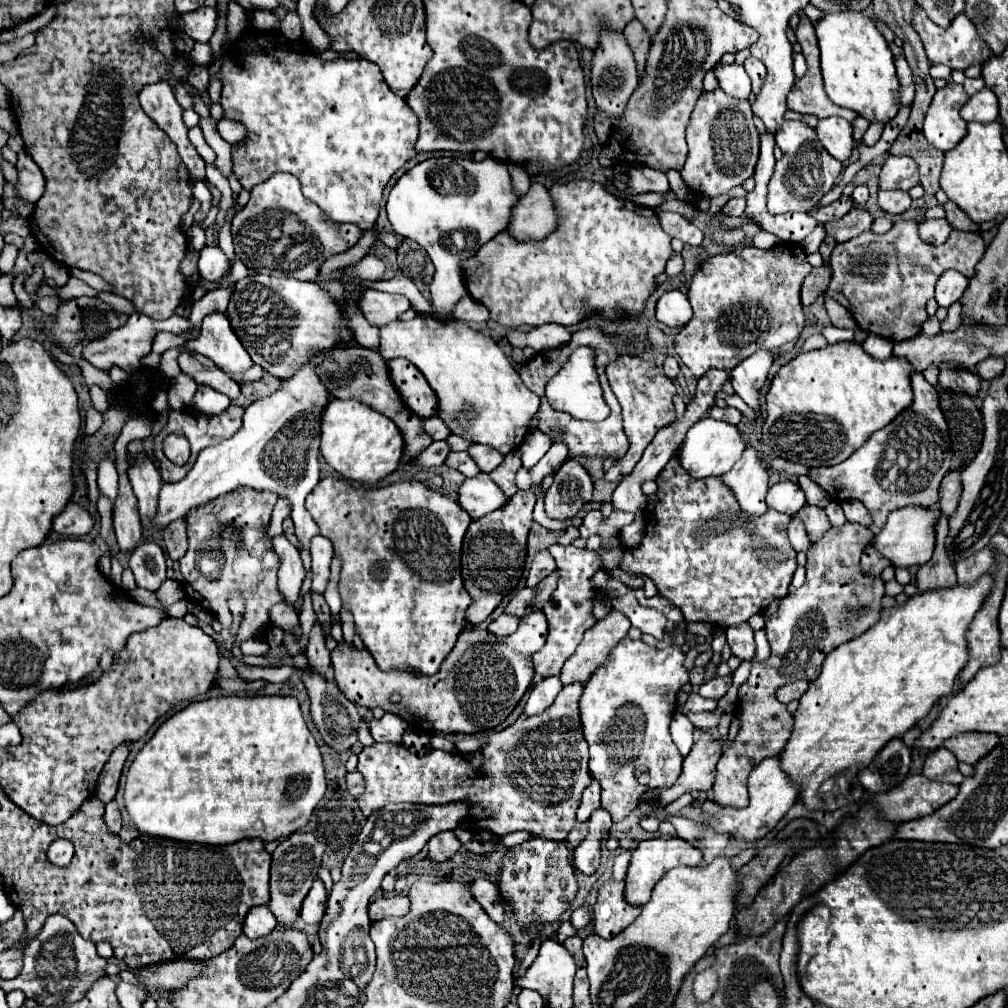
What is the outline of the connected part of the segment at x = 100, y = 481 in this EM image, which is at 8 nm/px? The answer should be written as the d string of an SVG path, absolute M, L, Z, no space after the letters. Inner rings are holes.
M111 459L101 461L99 471L97 471L97 485L99 485L99 491L101 491L109 501L115 501L117 487L119 487L119 479L117 479L115 463L113 463Z

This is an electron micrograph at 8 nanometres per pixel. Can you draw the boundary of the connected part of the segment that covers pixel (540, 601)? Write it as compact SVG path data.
M555 569L555 571L553 571L547 579L543 579L537 587L525 587L525 589L521 589L521 591L509 601L509 605L505 607L505 613L523 617L523 615L533 613L535 609L541 609L541 607L547 603L547 599L551 597L551 593L555 591L557 579L559 579L559 569Z

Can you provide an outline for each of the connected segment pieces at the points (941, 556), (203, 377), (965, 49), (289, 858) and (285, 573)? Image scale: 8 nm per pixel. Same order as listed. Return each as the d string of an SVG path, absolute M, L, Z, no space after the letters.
M939 513L937 523L935 523L935 537L937 537L935 553L933 553L931 561L921 565L919 571L917 571L917 587L919 587L919 591L949 587L949 585L957 583L953 563L949 561L947 549L945 549L947 529L949 529L949 521L947 521L947 517L943 513Z
M181 351L179 367L185 375L191 375L199 385L209 385L211 389L227 395L229 399L237 399L241 395L241 387L231 377L227 377L221 369L217 369L211 359L199 353Z
M915 3L915 9L913 9L913 27L917 29L917 35L921 37L923 41L923 47L925 47L925 53L927 53L927 59L931 65L937 65L937 63L943 63L951 69L961 69L965 71L967 67L979 63L983 65L989 57L991 57L991 49L987 47L987 43L977 35L975 31L975 25L969 21L969 17L965 13L959 13L951 25L947 29L935 25L925 13L923 13L923 7L919 3Z
M293 833L289 839L281 841L277 849L273 851L273 861L271 861L271 901L269 909L275 913L277 921L283 925L289 925L297 919L301 901L311 889L313 879L317 877L317 871L321 867L325 847L317 841L313 833Z
M285 533L275 535L271 539L271 543L273 543L275 553L281 557L279 589L285 595L285 601L293 603L293 607L297 607L299 589L301 589L301 583L303 583L303 577L305 577L303 563L301 563L301 557L299 557L299 549L289 543Z

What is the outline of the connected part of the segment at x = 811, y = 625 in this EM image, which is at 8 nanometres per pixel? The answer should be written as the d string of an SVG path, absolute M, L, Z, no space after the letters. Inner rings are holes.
M855 523L843 527L831 527L819 541L815 541L807 553L807 577L801 589L781 599L777 613L767 623L767 641L771 645L771 657L763 663L755 663L749 679L739 687L739 735L731 747L721 755L717 763L715 799L709 789L707 799L723 807L743 809L749 805L747 777L761 759L779 753L787 745L794 728L794 718L785 704L779 703L775 691L787 683L807 679L813 681L821 663L829 651L845 641L851 641L877 623L881 613L881 597L885 595L883 581L879 577L865 577L859 567L863 549L871 543L873 533Z

